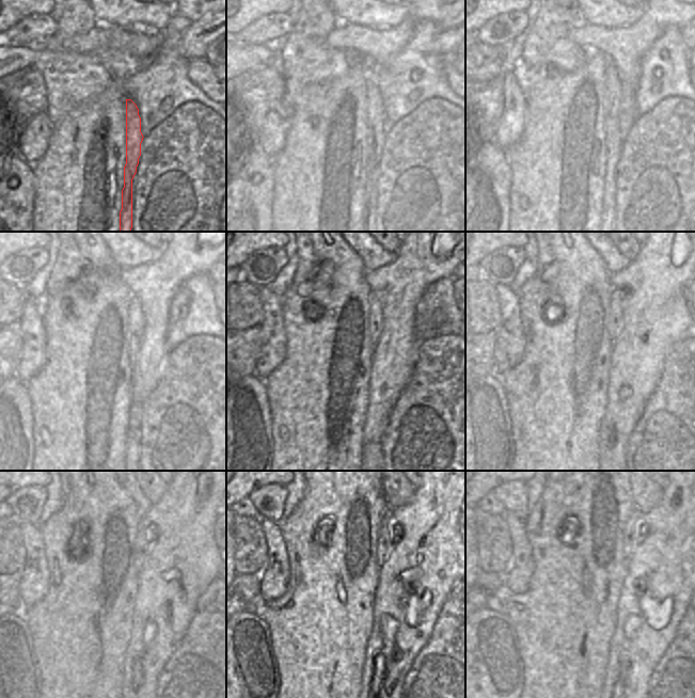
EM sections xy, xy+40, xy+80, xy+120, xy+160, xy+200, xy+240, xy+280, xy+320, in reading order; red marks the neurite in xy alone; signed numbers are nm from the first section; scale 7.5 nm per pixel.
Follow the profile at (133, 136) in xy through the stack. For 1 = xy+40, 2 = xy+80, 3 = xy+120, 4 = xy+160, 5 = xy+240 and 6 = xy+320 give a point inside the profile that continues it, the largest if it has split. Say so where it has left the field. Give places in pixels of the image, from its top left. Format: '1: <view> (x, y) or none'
1: xy+40 (376, 136)
2: xy+80 (614, 140)
3: xy+120 (136, 321)
4: xy+160 (375, 308)
5: xy+240 (146, 533)
6: xy+320 (635, 521)

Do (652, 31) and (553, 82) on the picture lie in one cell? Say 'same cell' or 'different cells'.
different cells

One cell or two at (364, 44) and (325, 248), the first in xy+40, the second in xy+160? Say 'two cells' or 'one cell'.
two cells

